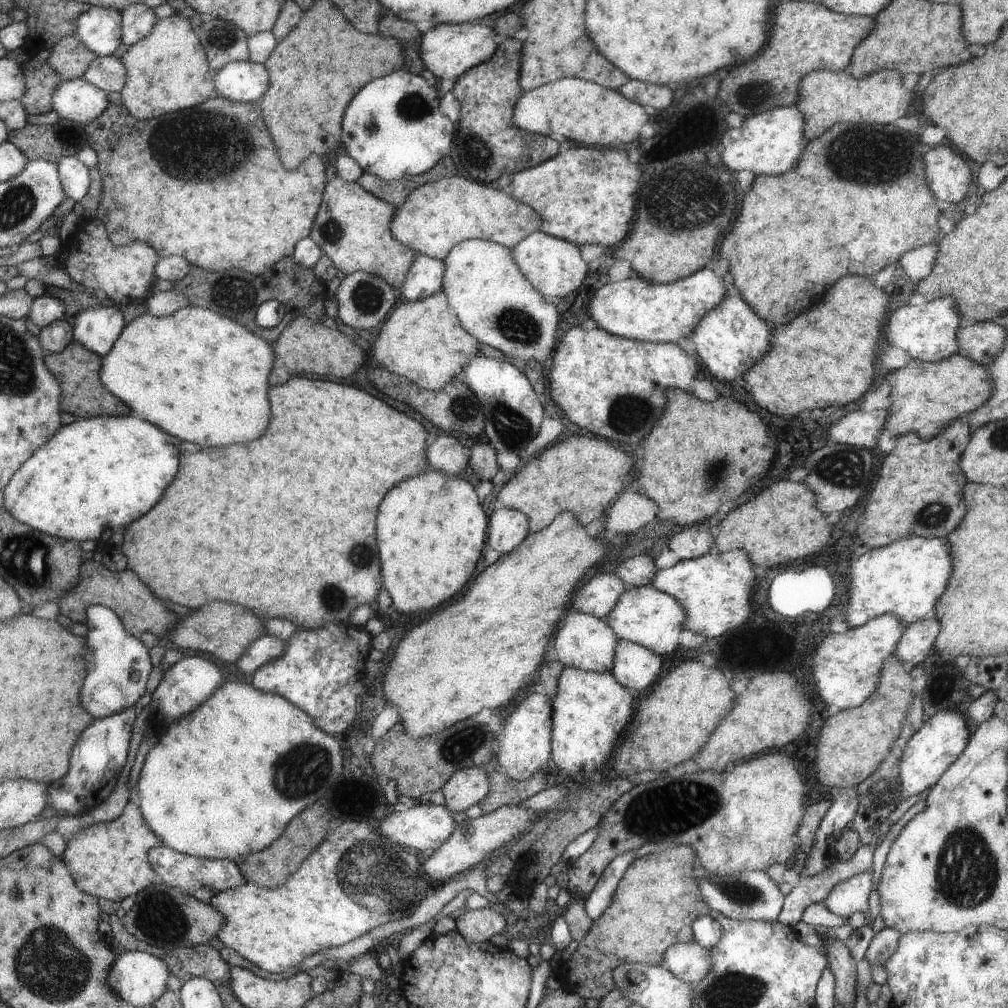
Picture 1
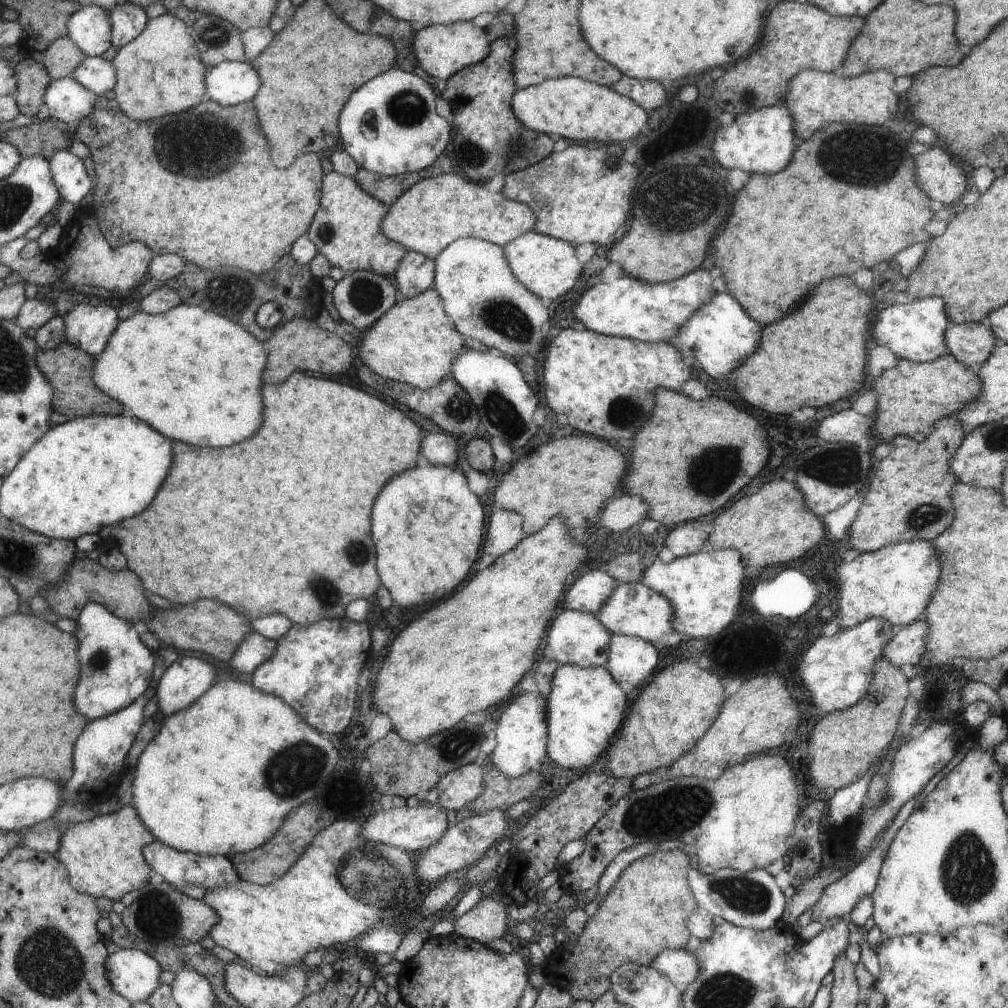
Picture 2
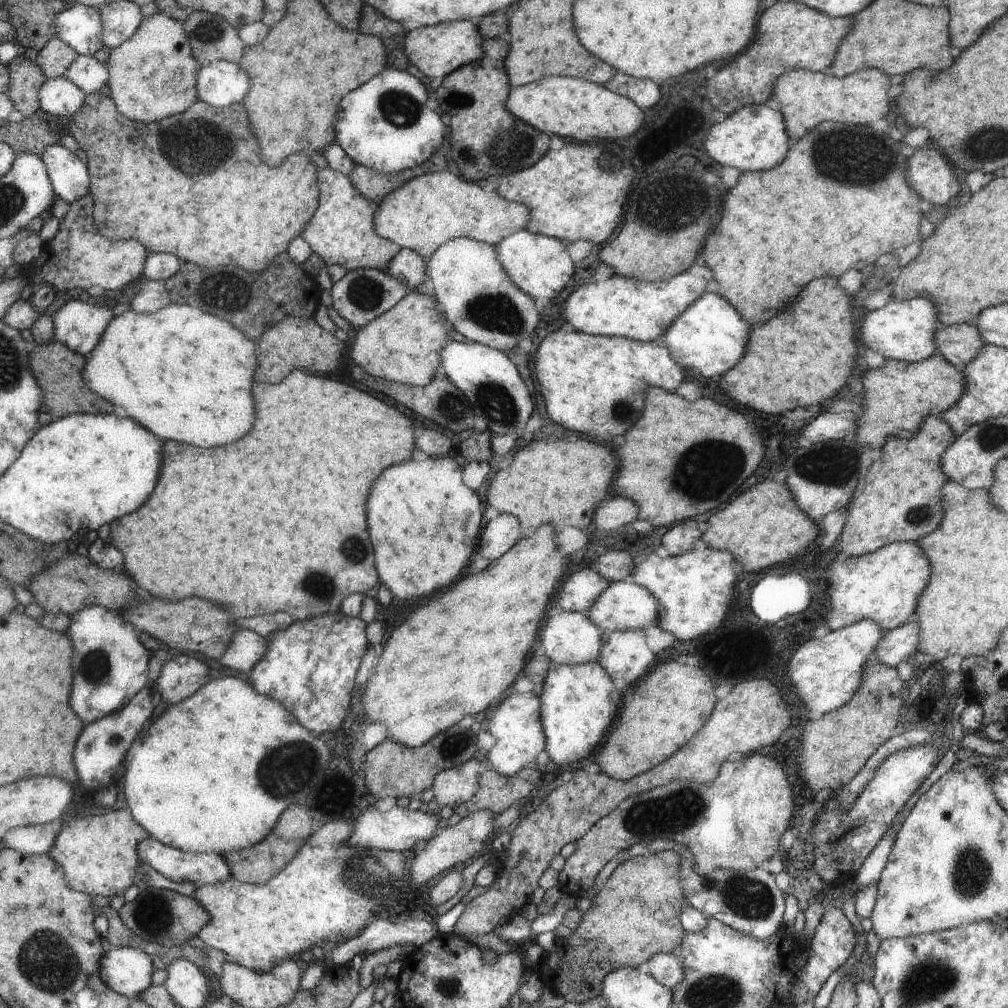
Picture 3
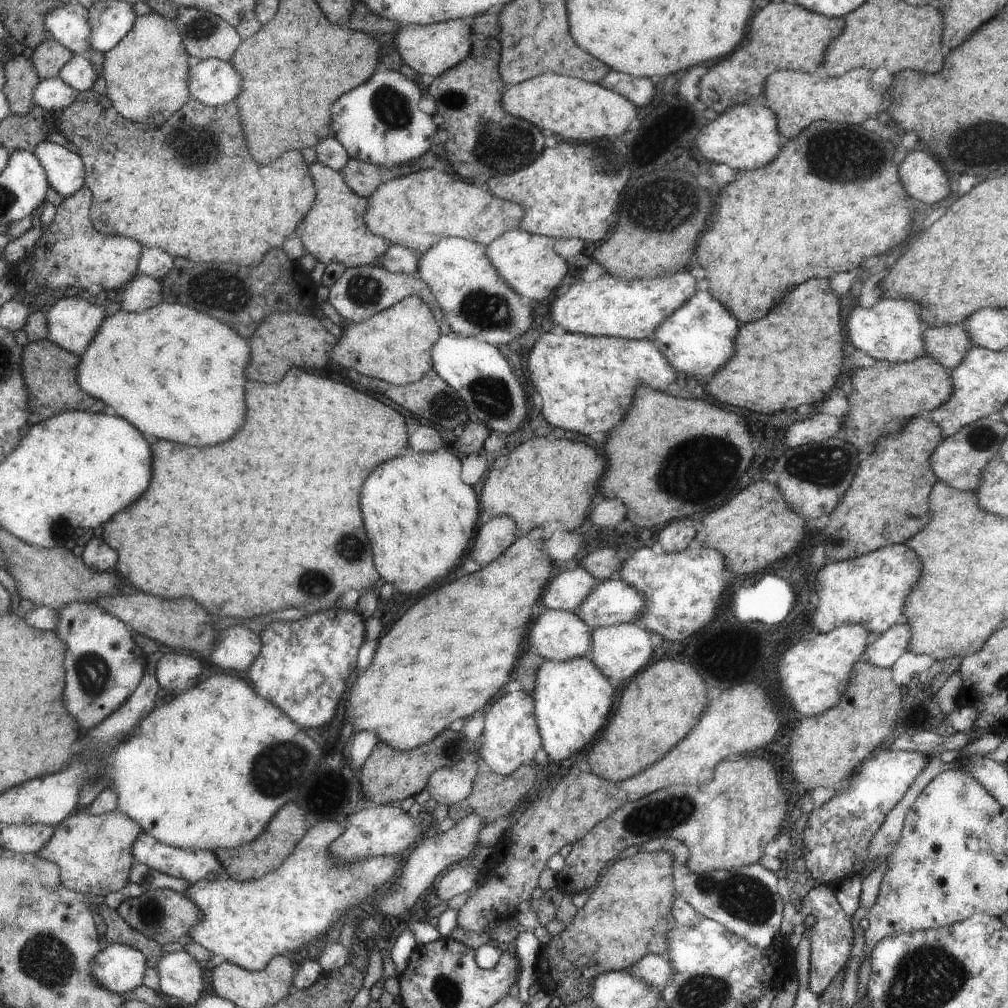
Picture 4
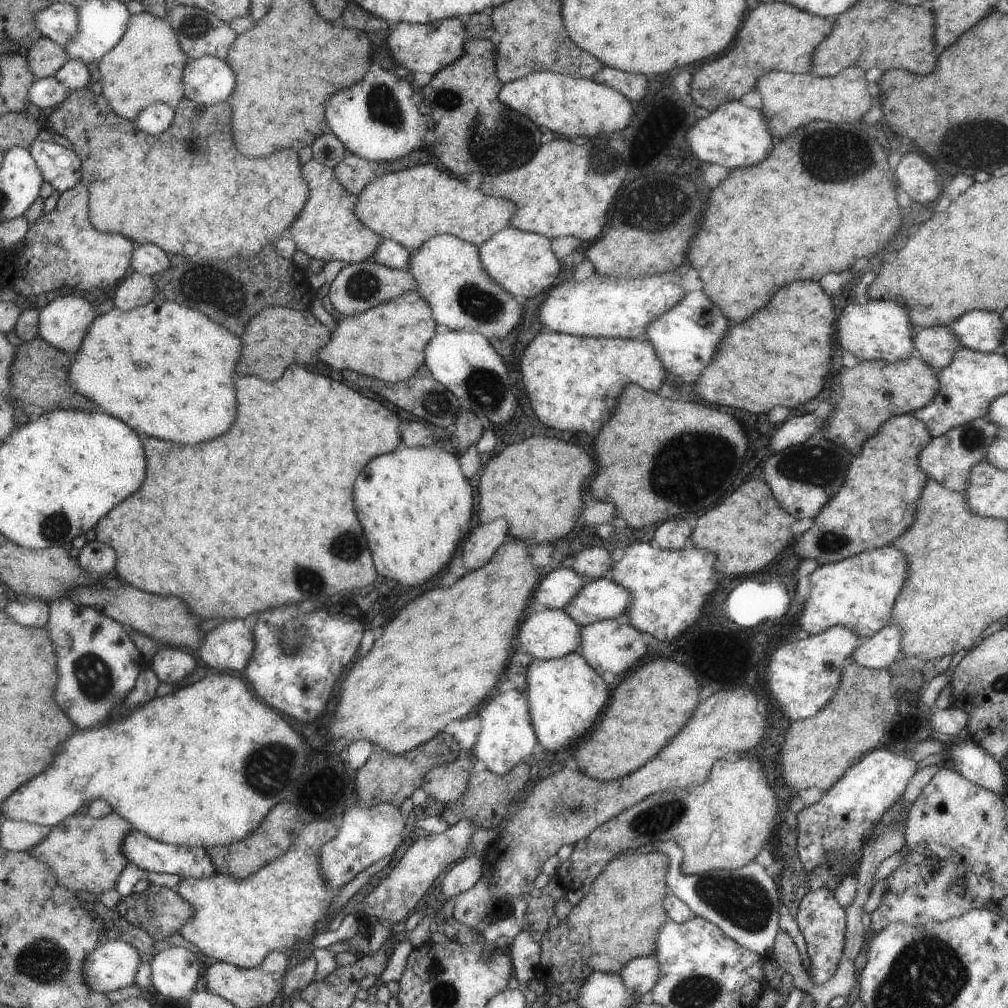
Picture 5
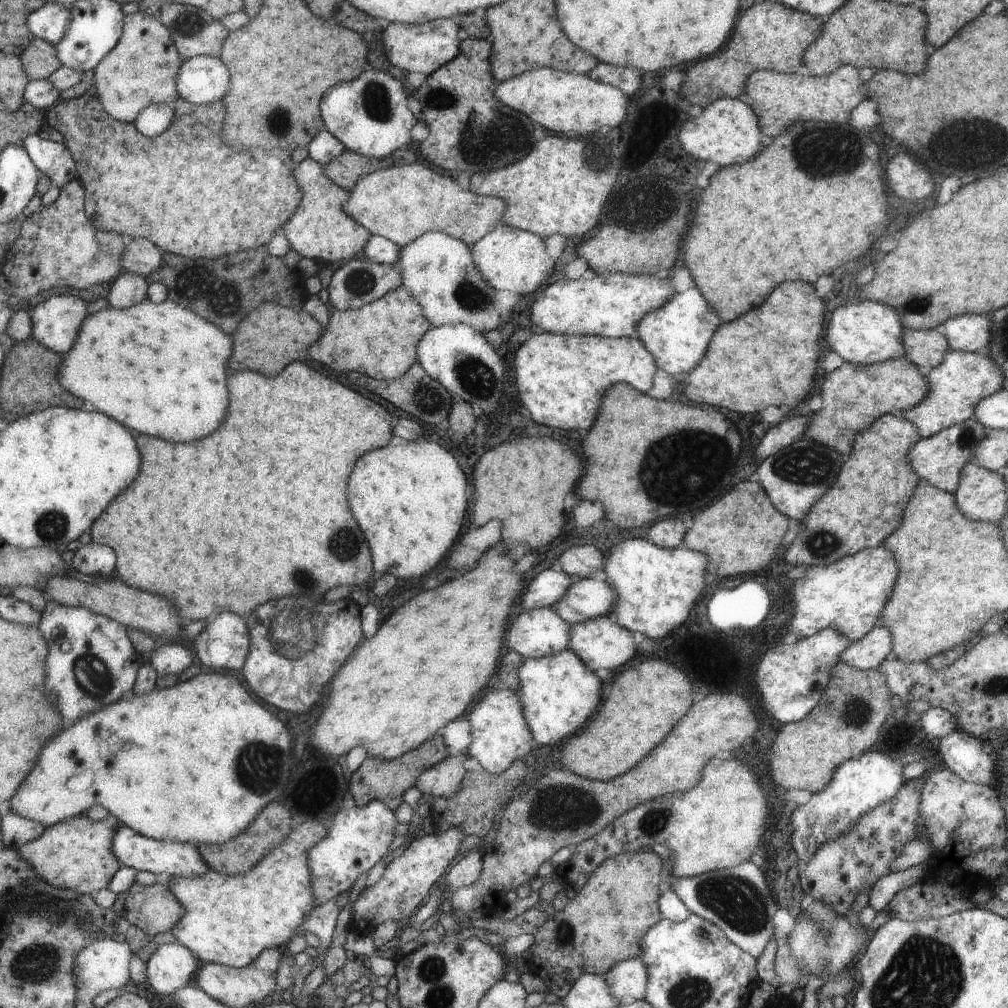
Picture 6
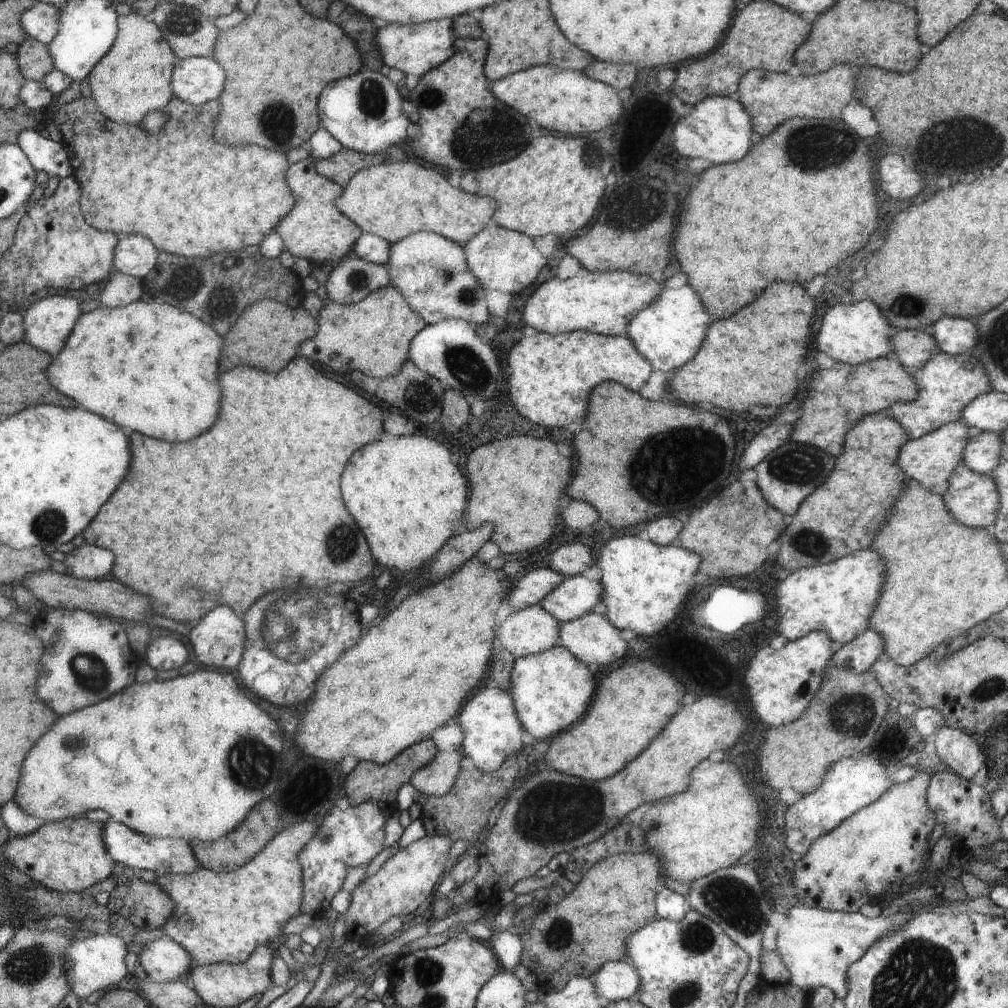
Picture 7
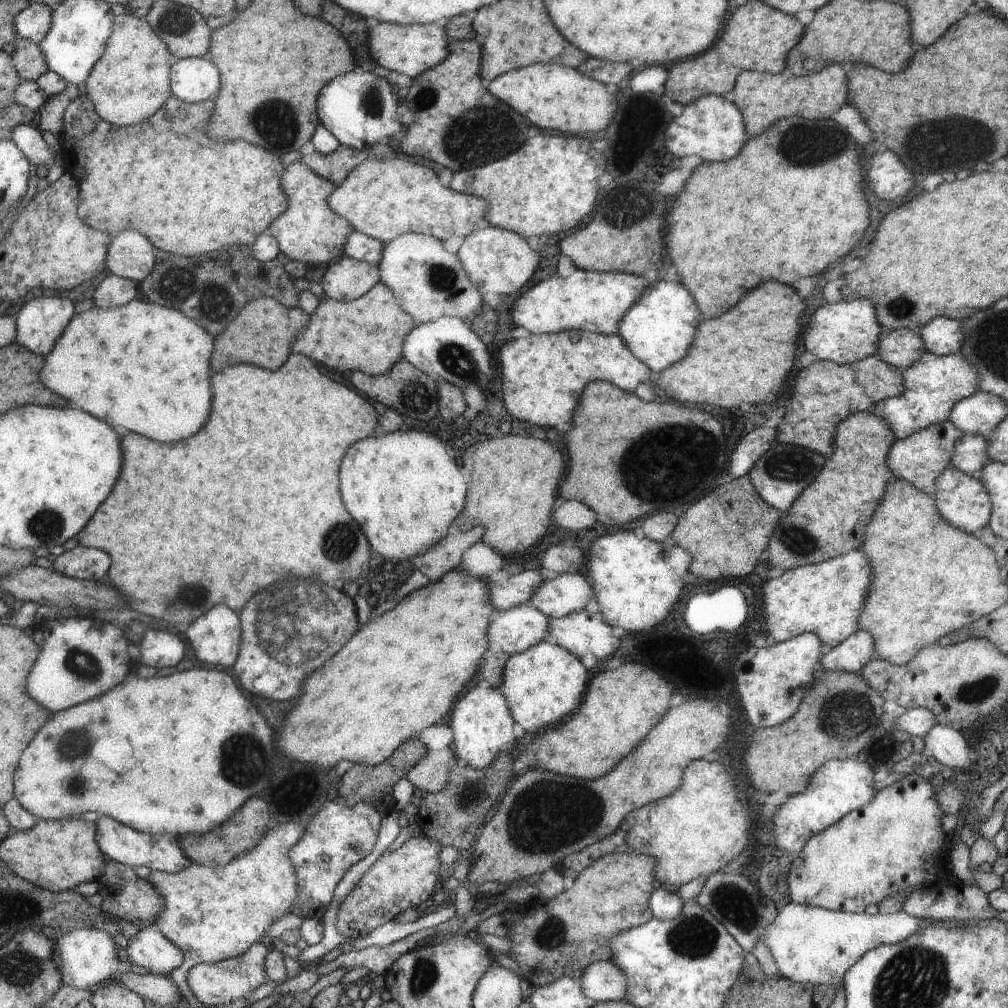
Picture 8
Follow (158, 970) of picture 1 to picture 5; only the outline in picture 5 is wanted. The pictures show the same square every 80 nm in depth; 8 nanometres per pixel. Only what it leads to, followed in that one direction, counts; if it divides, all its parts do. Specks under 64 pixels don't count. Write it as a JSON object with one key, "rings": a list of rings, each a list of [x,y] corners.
{"rings":[[[108,940],[87,956],[83,976],[93,992],[109,993],[135,985],[141,961],[140,952],[129,942]]]}

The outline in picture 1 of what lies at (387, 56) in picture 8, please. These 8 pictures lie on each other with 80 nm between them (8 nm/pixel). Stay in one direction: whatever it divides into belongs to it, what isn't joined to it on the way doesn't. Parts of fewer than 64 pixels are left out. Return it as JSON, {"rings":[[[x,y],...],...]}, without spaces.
{"rings":[[[471,23],[436,24],[431,30],[422,33],[419,56],[425,69],[430,70],[435,77],[455,81],[469,69],[491,58],[497,46],[499,43],[490,26]]]}

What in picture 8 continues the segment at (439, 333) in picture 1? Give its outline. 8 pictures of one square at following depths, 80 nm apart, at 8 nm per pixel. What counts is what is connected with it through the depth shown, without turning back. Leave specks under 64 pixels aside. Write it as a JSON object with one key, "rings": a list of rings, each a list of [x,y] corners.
{"rings":[[[383,283],[372,286],[367,293],[352,301],[336,301],[321,297],[318,306],[312,313],[305,330],[292,342],[291,352],[303,354],[321,362],[339,372],[361,371],[368,375],[379,375],[388,372],[397,361],[403,358],[403,342],[408,332],[419,323],[412,315],[407,314],[400,306],[400,301]]]}

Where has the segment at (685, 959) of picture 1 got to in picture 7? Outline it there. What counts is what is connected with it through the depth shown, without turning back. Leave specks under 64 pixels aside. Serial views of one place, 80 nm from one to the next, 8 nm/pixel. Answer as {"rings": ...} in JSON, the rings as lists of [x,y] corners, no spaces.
{"rings":[[[626,960],[609,961],[587,978],[591,980],[595,994],[608,1001],[633,999],[639,984],[637,970]]]}

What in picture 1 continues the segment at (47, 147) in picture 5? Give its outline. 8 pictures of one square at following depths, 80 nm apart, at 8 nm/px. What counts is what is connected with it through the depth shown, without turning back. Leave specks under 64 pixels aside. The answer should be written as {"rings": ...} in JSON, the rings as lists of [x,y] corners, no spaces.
{"rings":[[[76,156],[62,158],[57,164],[68,197],[75,200],[75,202],[83,200],[89,192],[89,186],[91,186],[88,166],[83,164]]]}

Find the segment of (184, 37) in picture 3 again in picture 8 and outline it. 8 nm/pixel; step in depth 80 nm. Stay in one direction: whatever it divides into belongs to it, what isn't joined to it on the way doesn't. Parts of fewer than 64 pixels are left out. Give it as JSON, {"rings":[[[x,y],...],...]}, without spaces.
{"rings":[[[131,14],[115,16],[113,34],[105,54],[86,80],[89,98],[97,112],[115,126],[128,127],[149,120],[171,94],[171,66],[175,62],[168,47],[145,17]]]}

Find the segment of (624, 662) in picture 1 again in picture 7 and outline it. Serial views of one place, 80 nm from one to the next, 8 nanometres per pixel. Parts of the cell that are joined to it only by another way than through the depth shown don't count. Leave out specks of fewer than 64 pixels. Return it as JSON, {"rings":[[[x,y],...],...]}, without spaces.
{"rings":[[[585,613],[583,617],[572,621],[560,622],[558,633],[559,644],[570,650],[581,662],[597,664],[597,666],[609,666],[627,652],[625,640],[619,636],[618,628],[612,625],[605,614]]]}

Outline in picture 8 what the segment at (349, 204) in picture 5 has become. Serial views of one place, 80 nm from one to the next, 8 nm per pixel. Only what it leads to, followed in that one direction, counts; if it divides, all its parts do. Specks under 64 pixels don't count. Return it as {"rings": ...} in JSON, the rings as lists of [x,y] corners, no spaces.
{"rings":[[[299,160],[285,166],[284,172],[281,182],[284,194],[288,197],[288,208],[267,228],[275,238],[279,252],[291,260],[315,265],[325,264],[342,255],[343,246],[353,228],[345,217],[338,215],[328,205],[328,196],[337,186],[316,175]]]}

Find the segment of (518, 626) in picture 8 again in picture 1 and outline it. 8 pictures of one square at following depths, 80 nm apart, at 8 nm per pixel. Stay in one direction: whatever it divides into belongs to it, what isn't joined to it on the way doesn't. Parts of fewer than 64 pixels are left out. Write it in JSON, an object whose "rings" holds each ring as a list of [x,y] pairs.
{"rings":[[[569,610],[565,614],[565,622],[561,623],[560,628],[557,629],[552,643],[553,646],[550,646],[547,656],[550,661],[559,661],[564,667],[601,672],[612,668],[618,639],[614,630],[604,619]]]}

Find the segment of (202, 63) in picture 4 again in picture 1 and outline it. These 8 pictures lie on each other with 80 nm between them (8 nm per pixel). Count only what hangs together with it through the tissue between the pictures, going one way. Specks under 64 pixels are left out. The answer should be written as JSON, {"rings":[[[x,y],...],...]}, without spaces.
{"rings":[[[233,61],[215,72],[213,94],[232,101],[255,103],[267,90],[267,70],[263,63]]]}

